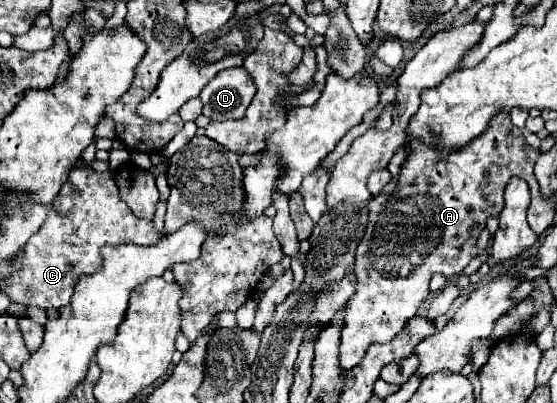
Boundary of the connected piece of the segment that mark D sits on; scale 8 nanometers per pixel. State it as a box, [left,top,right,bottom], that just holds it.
[200,67,256,121]

